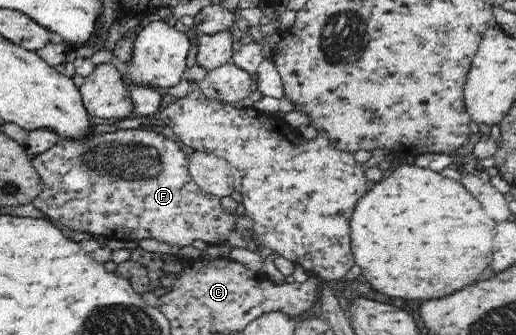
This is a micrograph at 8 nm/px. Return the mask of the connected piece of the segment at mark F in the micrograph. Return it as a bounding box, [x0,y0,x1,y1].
[30,128,267,255]

